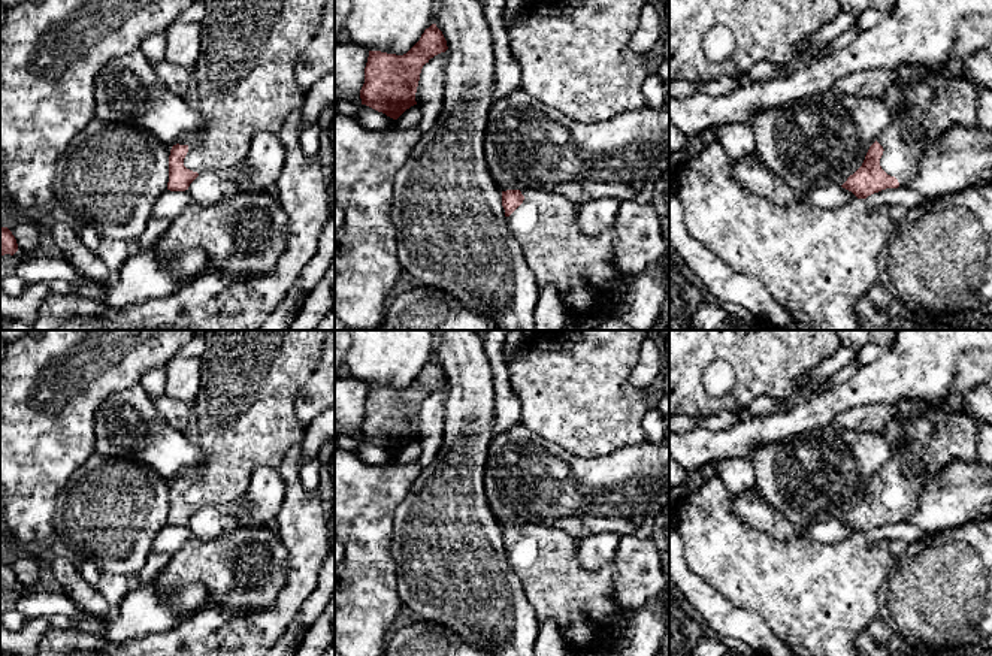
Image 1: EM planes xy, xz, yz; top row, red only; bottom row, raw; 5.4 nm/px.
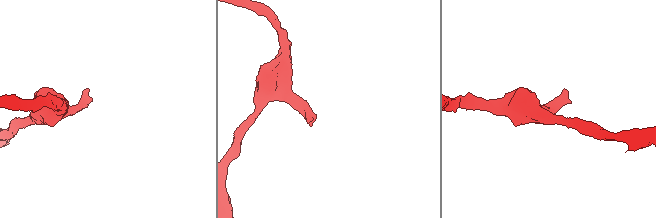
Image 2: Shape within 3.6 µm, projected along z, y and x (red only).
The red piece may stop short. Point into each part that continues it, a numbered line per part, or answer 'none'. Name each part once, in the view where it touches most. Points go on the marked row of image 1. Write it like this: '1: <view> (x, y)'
1: xy (245, 81)

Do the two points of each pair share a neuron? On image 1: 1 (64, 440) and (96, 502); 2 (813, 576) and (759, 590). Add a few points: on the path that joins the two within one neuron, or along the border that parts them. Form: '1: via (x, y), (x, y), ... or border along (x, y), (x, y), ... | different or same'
1: border along (96, 453), (72, 474), (57, 496) | different
2: via (800, 583), (773, 583) | same

